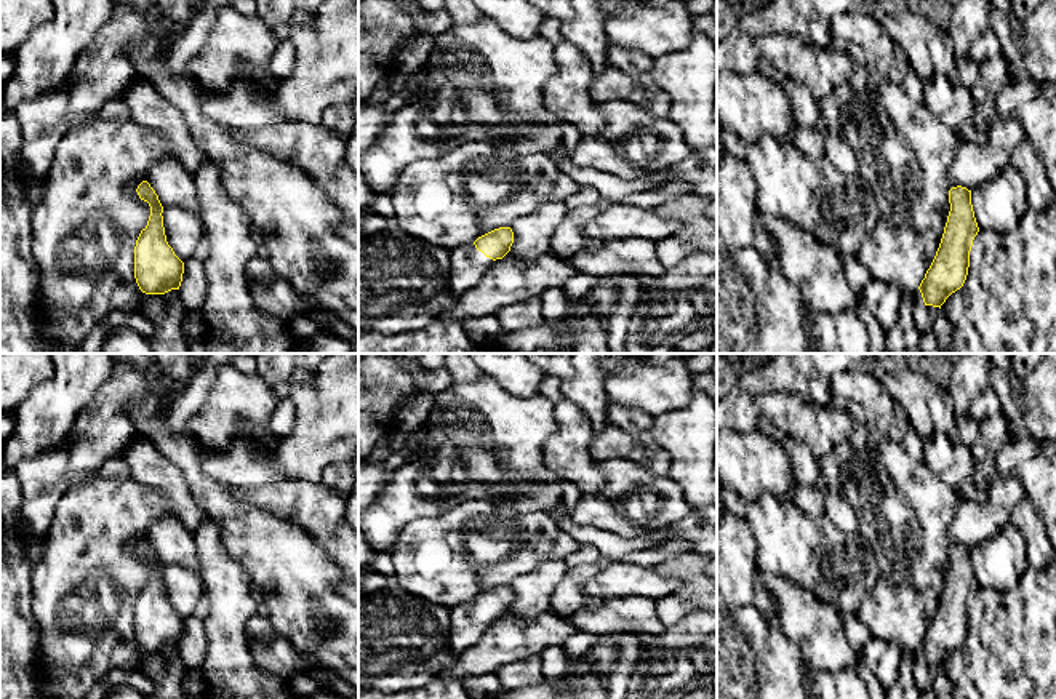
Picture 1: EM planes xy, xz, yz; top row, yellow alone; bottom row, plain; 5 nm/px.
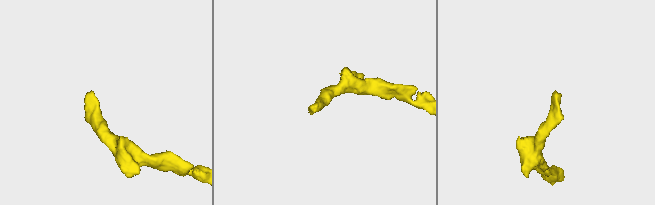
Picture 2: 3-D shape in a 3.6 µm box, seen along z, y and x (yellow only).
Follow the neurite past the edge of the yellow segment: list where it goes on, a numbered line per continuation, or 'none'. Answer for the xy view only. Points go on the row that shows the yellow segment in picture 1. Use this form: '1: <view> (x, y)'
none

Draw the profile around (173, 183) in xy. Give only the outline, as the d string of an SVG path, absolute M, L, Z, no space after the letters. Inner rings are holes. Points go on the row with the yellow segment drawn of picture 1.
M174 157L158 160L149 170L147 182L158 195L163 208L178 206L184 211L198 214L200 202L197 195L194 173L190 173Z

